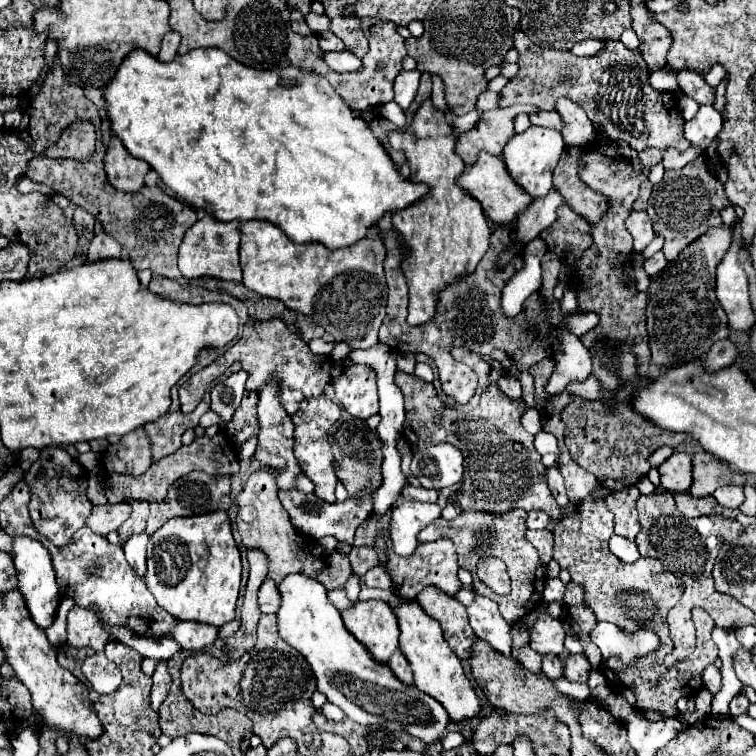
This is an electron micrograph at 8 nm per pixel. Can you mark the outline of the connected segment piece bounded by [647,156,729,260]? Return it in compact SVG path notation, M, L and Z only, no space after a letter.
M705 156L689 162L681 170L667 170L665 178L653 186L653 194L649 200L647 214L653 220L653 230L657 236L665 240L661 252L667 260L675 260L675 256L693 240L697 240L707 228L721 226L719 210L727 206L729 200L723 192L723 184L707 170Z

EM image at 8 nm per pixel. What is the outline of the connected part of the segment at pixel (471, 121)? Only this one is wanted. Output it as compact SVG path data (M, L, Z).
M471 110L471 112L465 114L465 116L455 116L455 118L451 120L451 126L453 126L453 130L455 130L457 134L467 132L467 130L471 130L471 128L477 124L479 116L481 116L481 114L479 114L477 110Z

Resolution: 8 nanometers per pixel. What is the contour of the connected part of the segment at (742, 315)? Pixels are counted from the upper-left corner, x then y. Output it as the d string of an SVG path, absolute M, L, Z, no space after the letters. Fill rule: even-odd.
M739 220L735 222L733 228L733 244L729 252L725 254L725 260L717 266L717 284L715 284L715 294L725 310L729 324L735 330L751 330L755 324L755 312L751 308L749 300L749 284L747 284L747 274L739 266Z

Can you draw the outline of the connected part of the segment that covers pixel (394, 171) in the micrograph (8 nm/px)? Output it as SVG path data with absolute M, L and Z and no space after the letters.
M205 48L205 50L191 50L183 56L175 56L173 62L165 64L159 62L157 58L153 58L147 52L135 50L131 52L123 64L117 70L117 76L111 80L111 84L107 84L103 88L105 100L107 100L107 116L113 122L113 132L123 140L125 148L135 156L145 160L157 174L159 178L173 190L177 192L185 202L197 206L197 208L205 208L207 214L211 214L215 220L219 222L247 222L247 220L267 220L271 224L275 224L277 228L281 228L285 232L285 236L297 244L307 244L307 242L317 242L323 244L329 250L337 250L337 248L345 248L349 244L355 244L359 240L363 240L367 236L367 230L373 228L383 214L391 212L399 212L409 208L411 202L419 202L421 196L425 196L429 192L429 186L423 182L411 182L409 178L403 178L399 174L399 168L395 166L395 162L391 160L391 156L387 154L387 150L383 148L383 144L375 138L375 134L371 132L369 124L353 114L353 110L341 100L341 96L333 90L333 86L327 82L327 78L311 72L311 70L301 70L295 66L287 66L279 70L253 70L247 68L235 60L231 60L231 56L227 56L225 52L219 52L217 48Z

